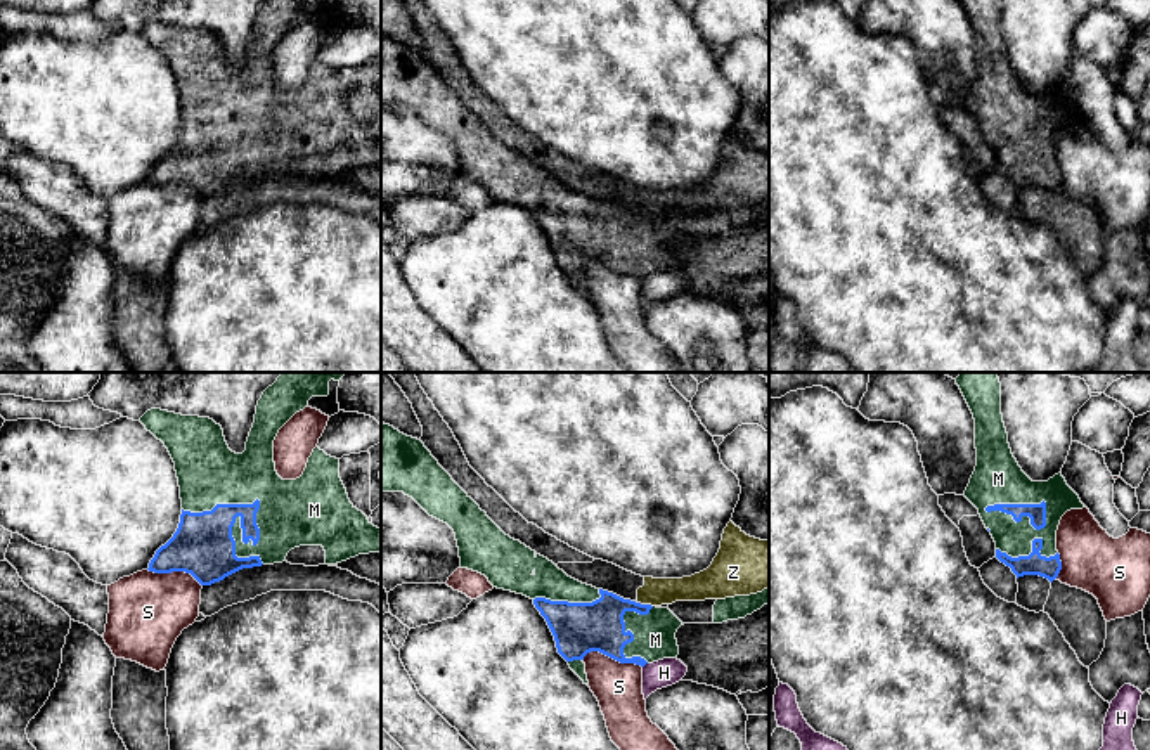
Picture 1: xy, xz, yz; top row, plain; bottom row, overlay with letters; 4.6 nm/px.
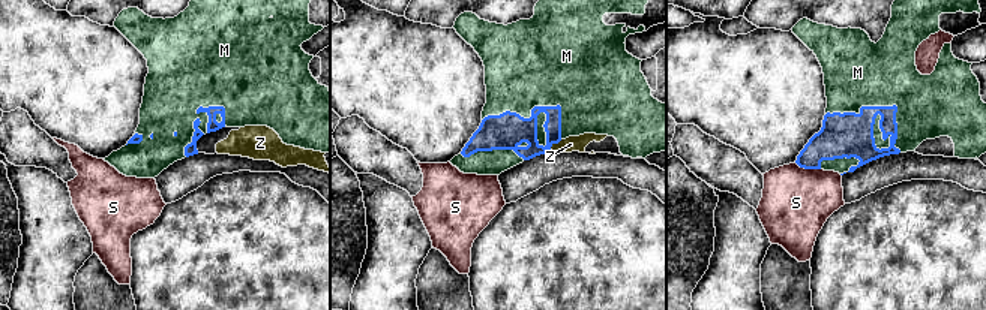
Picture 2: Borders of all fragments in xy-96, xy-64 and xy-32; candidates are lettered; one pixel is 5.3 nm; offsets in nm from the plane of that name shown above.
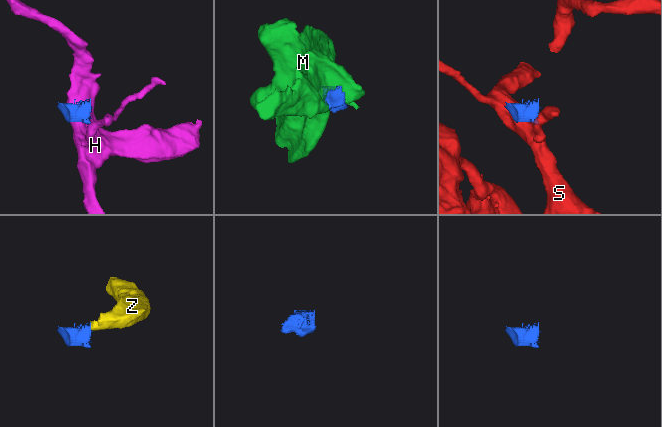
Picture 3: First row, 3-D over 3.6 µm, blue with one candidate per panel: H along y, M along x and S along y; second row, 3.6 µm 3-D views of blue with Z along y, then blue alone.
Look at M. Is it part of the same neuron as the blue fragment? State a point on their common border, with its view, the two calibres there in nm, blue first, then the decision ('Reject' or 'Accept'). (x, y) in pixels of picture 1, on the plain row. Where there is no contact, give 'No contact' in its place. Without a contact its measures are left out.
Touches blue at xy (258, 148). Thickness 280 nm (blue) against 320 nm. Accept

